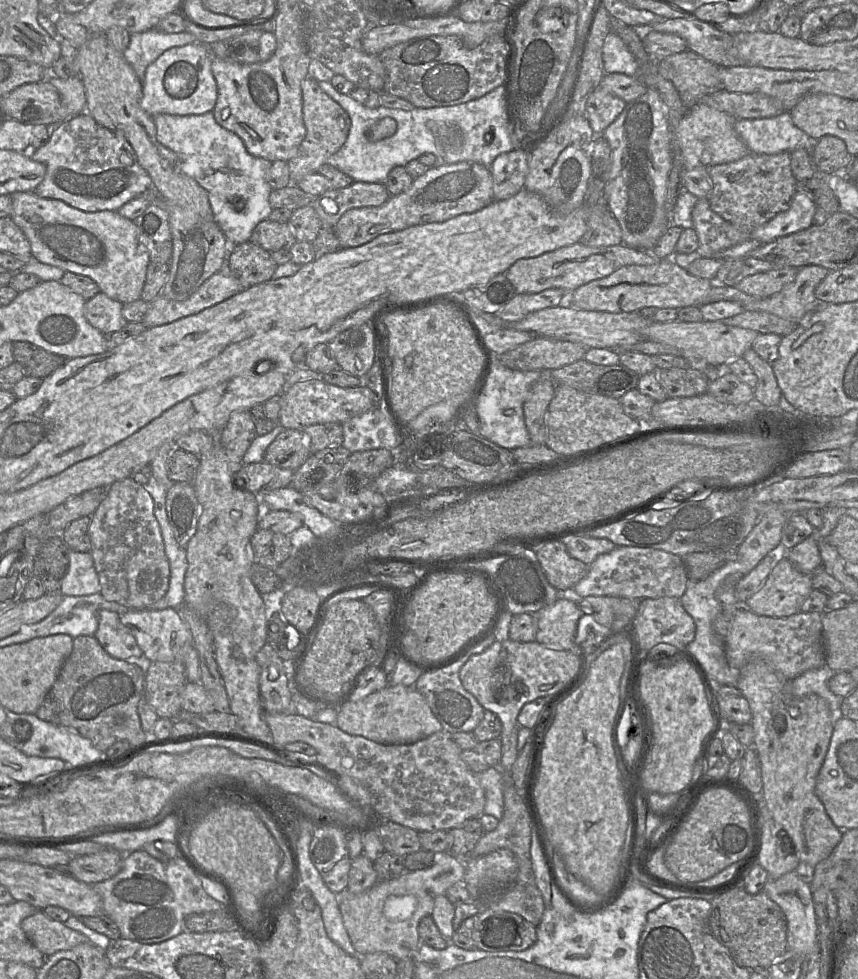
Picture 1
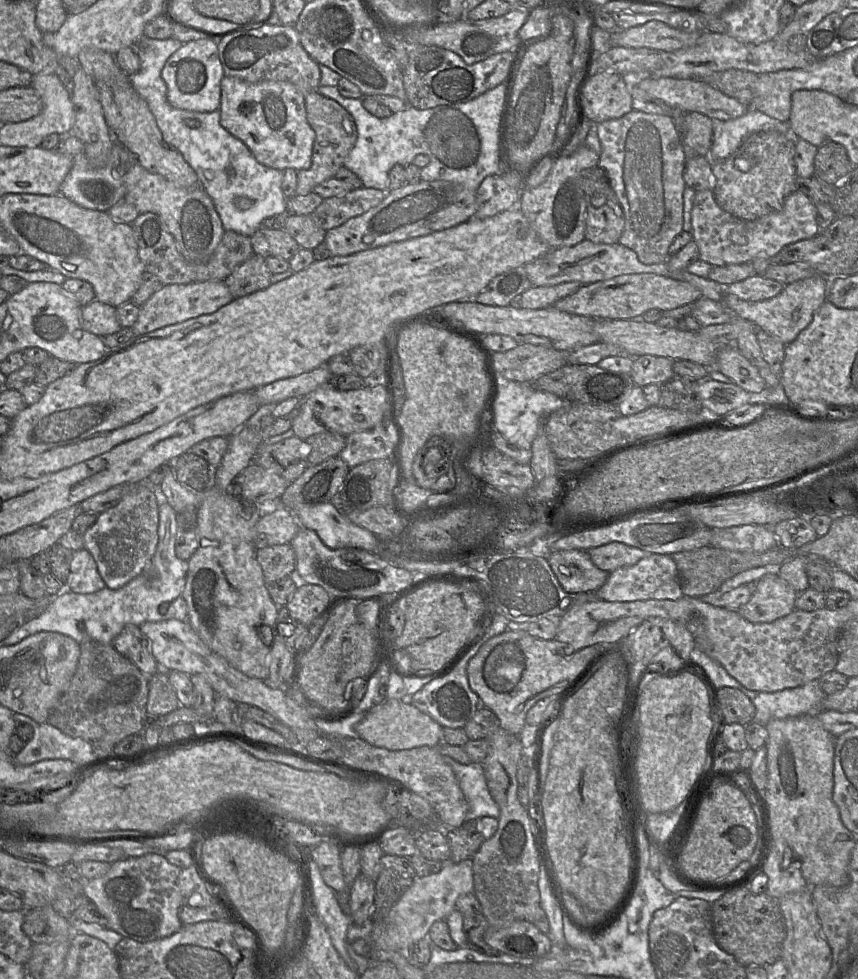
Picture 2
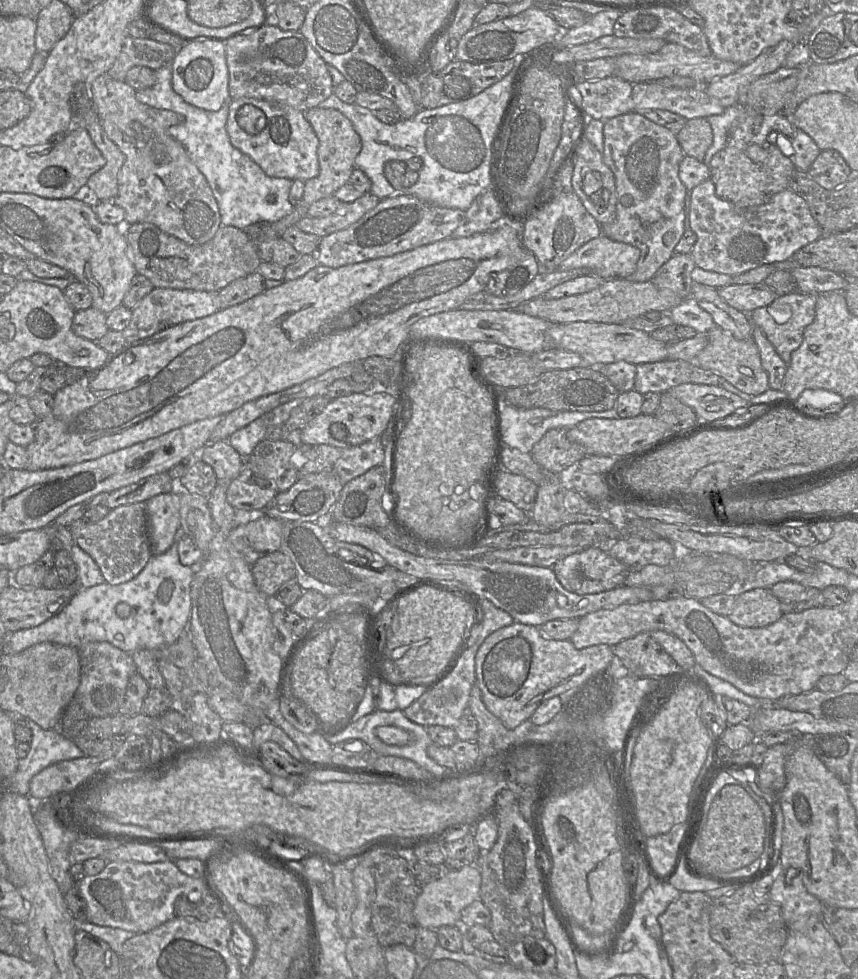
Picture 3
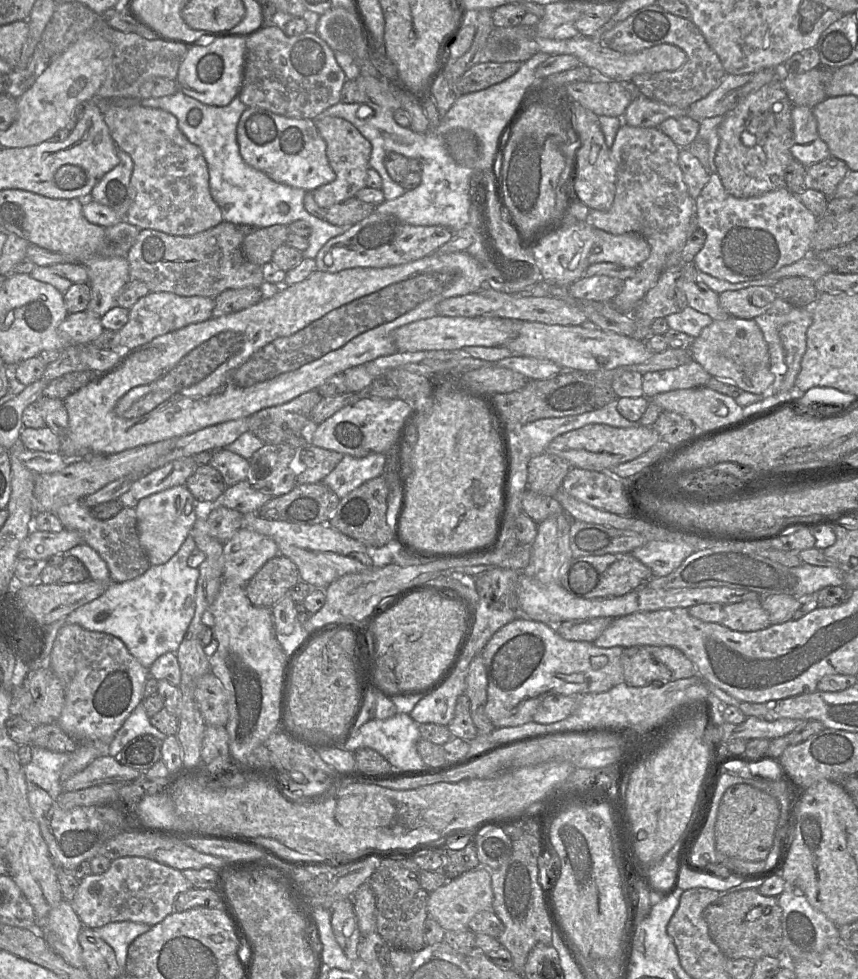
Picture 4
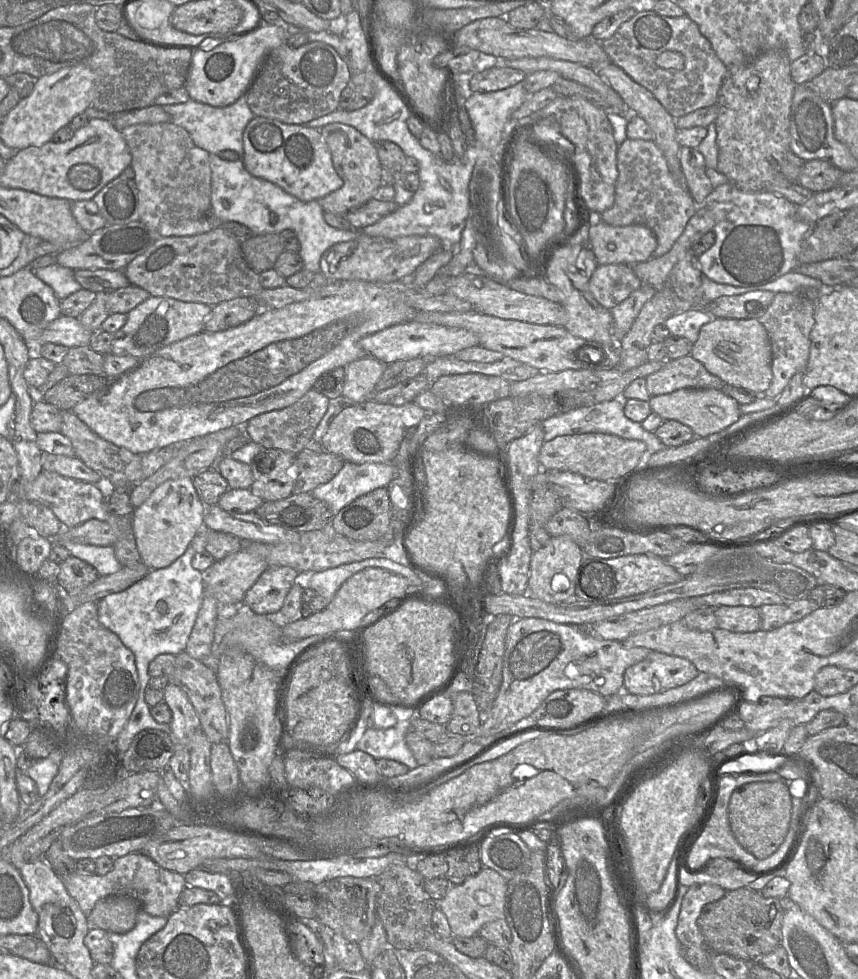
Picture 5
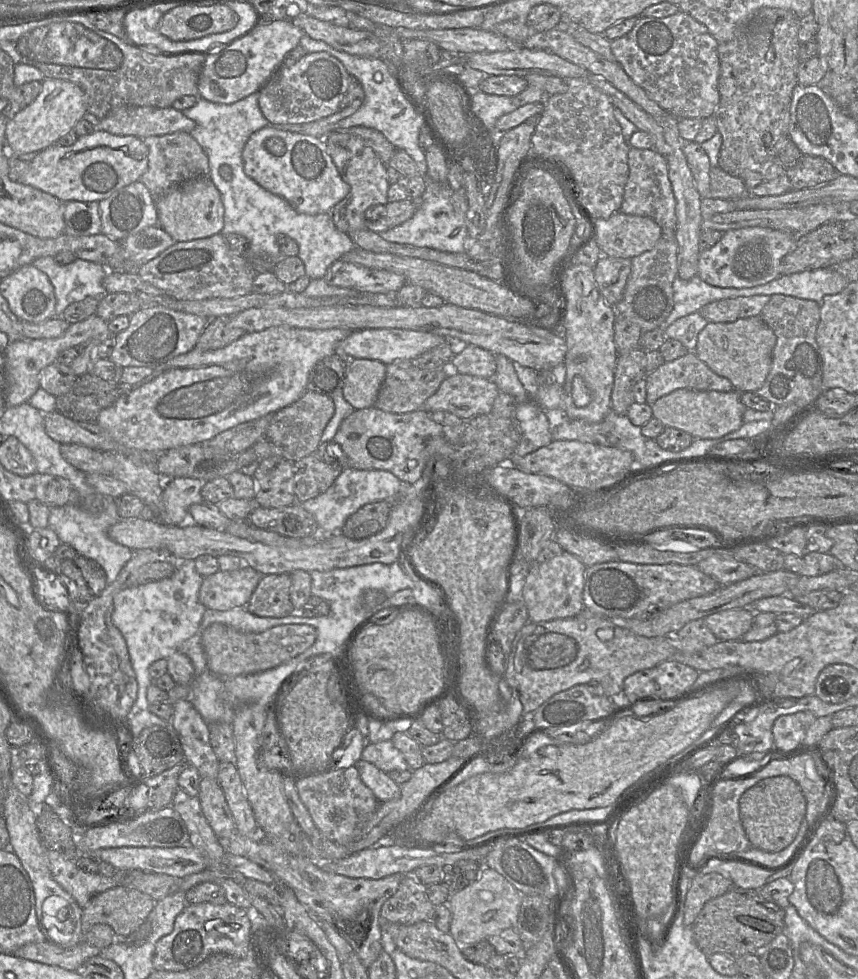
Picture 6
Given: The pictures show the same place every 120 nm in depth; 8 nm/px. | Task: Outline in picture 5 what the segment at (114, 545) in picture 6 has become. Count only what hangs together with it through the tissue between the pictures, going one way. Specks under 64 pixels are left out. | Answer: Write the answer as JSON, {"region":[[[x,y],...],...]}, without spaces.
{"region":[[[64,541],[59,544],[63,545],[72,556],[92,565],[100,576],[113,574],[122,567],[112,546],[96,546],[72,541]]]}

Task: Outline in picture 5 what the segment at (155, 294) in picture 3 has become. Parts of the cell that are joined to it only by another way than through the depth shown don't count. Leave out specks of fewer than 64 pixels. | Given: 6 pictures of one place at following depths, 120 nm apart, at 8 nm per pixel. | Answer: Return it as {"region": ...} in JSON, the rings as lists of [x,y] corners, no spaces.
{"region":[[[149,296],[127,313],[126,323],[113,334],[111,352],[118,356],[140,358],[162,347],[203,331],[211,313],[210,305],[183,302],[169,297]]]}

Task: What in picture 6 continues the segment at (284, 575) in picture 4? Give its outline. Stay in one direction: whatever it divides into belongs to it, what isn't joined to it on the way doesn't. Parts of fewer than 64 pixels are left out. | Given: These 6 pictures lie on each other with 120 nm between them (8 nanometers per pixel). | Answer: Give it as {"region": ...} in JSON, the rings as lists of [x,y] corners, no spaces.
{"region":[[[275,573],[262,575],[259,583],[253,591],[246,608],[259,617],[286,617],[294,613],[294,606],[290,599],[291,588],[290,573]]]}

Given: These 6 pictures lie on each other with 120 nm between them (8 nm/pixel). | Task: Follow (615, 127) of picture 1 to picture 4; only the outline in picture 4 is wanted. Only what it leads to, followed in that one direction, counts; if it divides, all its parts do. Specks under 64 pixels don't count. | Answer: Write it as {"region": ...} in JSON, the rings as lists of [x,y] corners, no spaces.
{"region":[[[627,124],[620,127],[610,148],[617,175],[614,202],[608,211],[590,209],[588,222],[595,228],[614,235],[638,233],[647,240],[651,248],[649,257],[637,267],[635,276],[624,280],[622,291],[611,301],[612,305],[623,314],[633,314],[637,305],[655,286],[661,273],[666,269],[670,254],[683,248],[690,236],[691,197],[679,166],[680,150],[680,147],[658,128],[633,127]]]}

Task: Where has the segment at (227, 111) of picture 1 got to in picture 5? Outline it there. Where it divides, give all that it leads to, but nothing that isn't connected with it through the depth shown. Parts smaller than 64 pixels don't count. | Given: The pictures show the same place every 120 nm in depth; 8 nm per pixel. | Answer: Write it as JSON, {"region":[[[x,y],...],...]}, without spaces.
{"region":[[[255,116],[243,132],[243,149],[244,167],[251,175],[279,186],[301,201],[319,200],[343,186],[318,129]]]}

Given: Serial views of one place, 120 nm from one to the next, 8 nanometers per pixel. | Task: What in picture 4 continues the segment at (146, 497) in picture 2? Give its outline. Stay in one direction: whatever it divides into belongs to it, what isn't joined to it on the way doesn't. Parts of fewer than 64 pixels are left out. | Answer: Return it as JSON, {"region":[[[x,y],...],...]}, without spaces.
{"region":[[[76,500],[59,507],[55,514],[59,517],[65,529],[78,532],[82,537],[82,543],[89,545],[98,552],[108,566],[112,582],[133,580],[151,566],[140,544],[135,508],[123,507],[112,518],[99,520],[93,517],[91,508],[83,500]]]}

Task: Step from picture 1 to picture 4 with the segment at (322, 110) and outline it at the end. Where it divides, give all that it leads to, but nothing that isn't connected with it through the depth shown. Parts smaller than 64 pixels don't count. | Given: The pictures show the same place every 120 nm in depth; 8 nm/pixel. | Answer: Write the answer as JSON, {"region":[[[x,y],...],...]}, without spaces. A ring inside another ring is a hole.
{"region":[[[325,117],[314,120],[316,129],[326,143],[326,154],[329,164],[336,174],[334,181],[319,186],[311,191],[315,202],[322,208],[343,202],[355,197],[356,193],[367,186],[367,171],[371,156],[371,143],[349,121],[339,117]],[[283,224],[256,228],[245,235],[242,242],[243,254],[249,262],[263,266],[271,262],[274,251],[285,243],[288,233],[288,225]]]}

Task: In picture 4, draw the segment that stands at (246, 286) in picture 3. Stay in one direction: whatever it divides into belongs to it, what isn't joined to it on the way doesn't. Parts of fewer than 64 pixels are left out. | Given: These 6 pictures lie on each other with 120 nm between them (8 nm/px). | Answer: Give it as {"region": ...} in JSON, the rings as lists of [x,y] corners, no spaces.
{"region":[[[256,287],[224,290],[214,298],[212,318],[246,309],[261,299],[262,293]]]}

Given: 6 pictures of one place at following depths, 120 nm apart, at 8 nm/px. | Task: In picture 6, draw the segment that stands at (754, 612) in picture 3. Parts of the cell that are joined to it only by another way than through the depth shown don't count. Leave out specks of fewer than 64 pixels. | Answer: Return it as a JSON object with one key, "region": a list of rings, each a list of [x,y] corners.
{"region":[[[734,608],[703,619],[718,640],[731,641],[741,639],[751,628],[754,614],[750,608]]]}

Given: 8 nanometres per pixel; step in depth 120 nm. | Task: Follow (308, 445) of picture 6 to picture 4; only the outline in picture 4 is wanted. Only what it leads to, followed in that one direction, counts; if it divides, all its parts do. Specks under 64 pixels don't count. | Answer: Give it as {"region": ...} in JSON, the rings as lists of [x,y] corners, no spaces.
{"region":[[[311,390],[287,403],[263,408],[249,417],[249,431],[265,444],[284,443],[290,435],[300,434],[321,399],[318,390]]]}

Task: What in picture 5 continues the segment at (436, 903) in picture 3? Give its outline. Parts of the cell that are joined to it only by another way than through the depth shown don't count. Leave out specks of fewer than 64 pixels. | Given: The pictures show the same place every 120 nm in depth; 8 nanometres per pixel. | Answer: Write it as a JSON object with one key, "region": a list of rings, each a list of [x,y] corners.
{"region":[[[482,867],[476,875],[468,877],[463,883],[452,885],[445,897],[437,902],[437,907],[445,914],[453,936],[471,937],[477,935],[484,924],[504,919],[506,891],[507,881],[495,870]]]}

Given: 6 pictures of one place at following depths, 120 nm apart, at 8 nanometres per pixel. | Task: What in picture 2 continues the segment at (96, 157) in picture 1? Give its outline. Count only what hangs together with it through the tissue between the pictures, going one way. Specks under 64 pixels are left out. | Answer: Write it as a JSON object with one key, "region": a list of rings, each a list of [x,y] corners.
{"region":[[[59,134],[61,141],[55,148],[56,151],[69,155],[72,158],[72,167],[60,186],[59,194],[62,194],[77,205],[99,211],[108,211],[113,205],[124,201],[125,185],[123,177],[127,170],[137,162],[137,156],[125,146],[115,140],[111,155],[104,167],[92,167],[85,153],[83,142],[75,135]]]}

